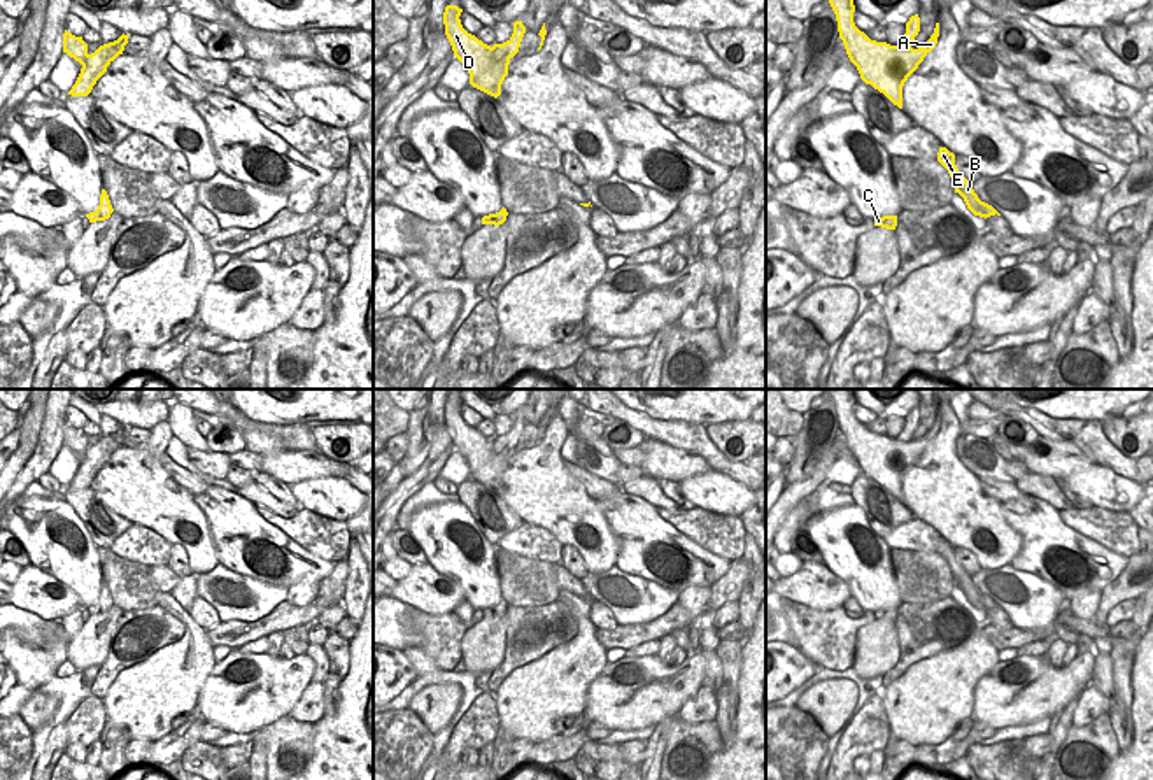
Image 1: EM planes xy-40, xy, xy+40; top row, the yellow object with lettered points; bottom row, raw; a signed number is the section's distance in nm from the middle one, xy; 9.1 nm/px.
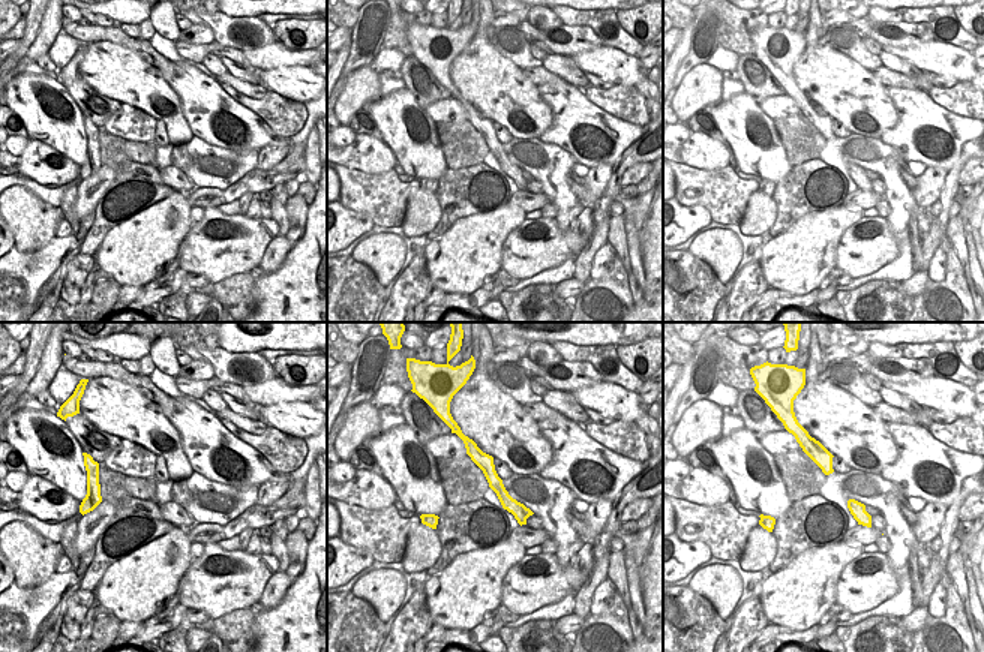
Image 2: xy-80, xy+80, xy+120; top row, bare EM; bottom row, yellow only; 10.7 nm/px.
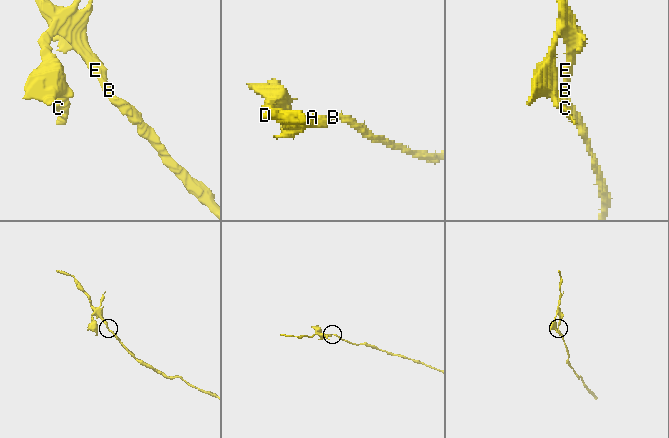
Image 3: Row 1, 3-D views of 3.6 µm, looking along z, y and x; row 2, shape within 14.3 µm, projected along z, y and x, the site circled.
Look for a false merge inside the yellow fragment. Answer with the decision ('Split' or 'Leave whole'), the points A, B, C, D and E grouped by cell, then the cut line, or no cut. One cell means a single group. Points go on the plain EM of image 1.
Split. Groups: A B D E / C. Split along xy (519, 433), (509, 444), (509, 451), (496, 458), (484, 484)

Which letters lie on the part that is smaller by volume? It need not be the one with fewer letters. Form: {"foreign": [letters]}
{"foreign": ["C"]}

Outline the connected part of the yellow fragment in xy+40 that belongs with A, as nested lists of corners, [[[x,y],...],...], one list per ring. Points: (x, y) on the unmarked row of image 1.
[[[831,389],[829,396],[836,407],[839,431],[845,436],[850,454],[857,459],[860,472],[873,477],[894,498],[902,501],[902,479],[918,461],[923,450],[936,440],[939,415],[923,440],[913,442],[909,435],[904,442],[887,435],[871,433],[853,415],[853,391]]]

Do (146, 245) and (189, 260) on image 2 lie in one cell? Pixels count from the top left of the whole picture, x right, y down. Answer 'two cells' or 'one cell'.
two cells

